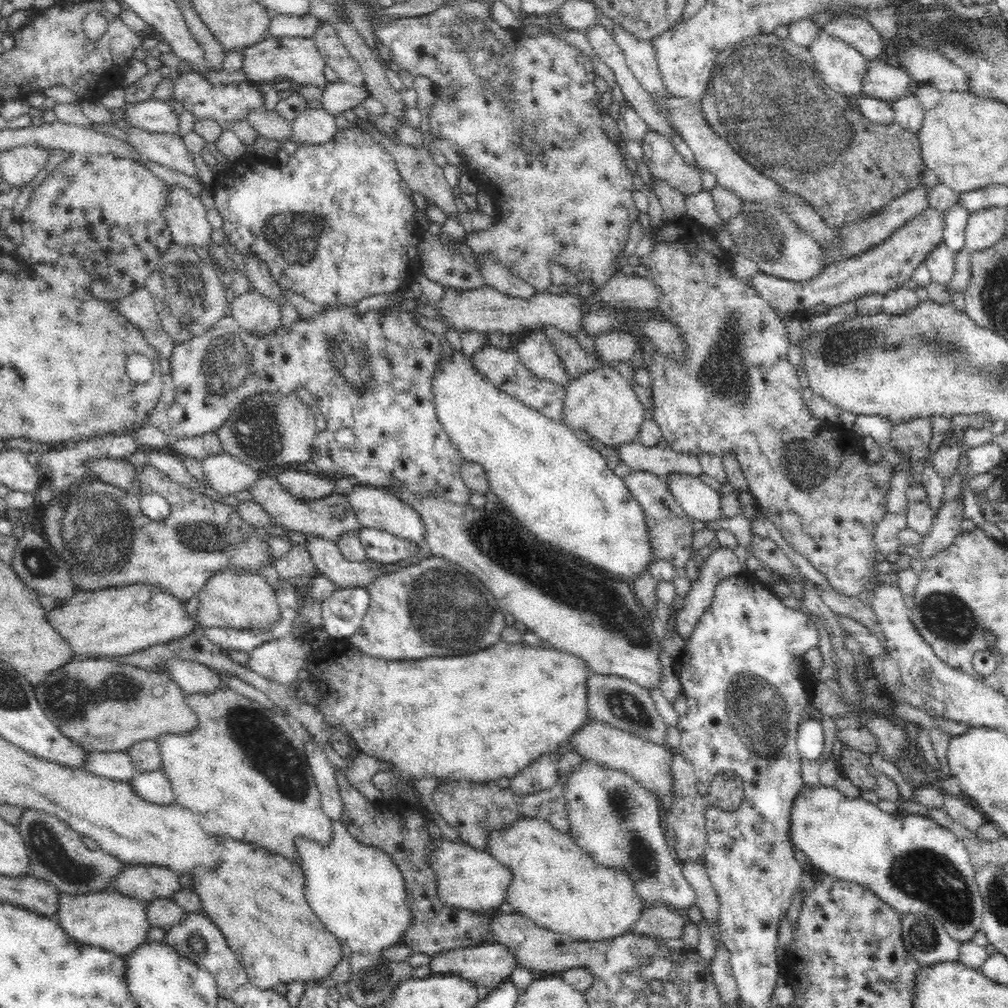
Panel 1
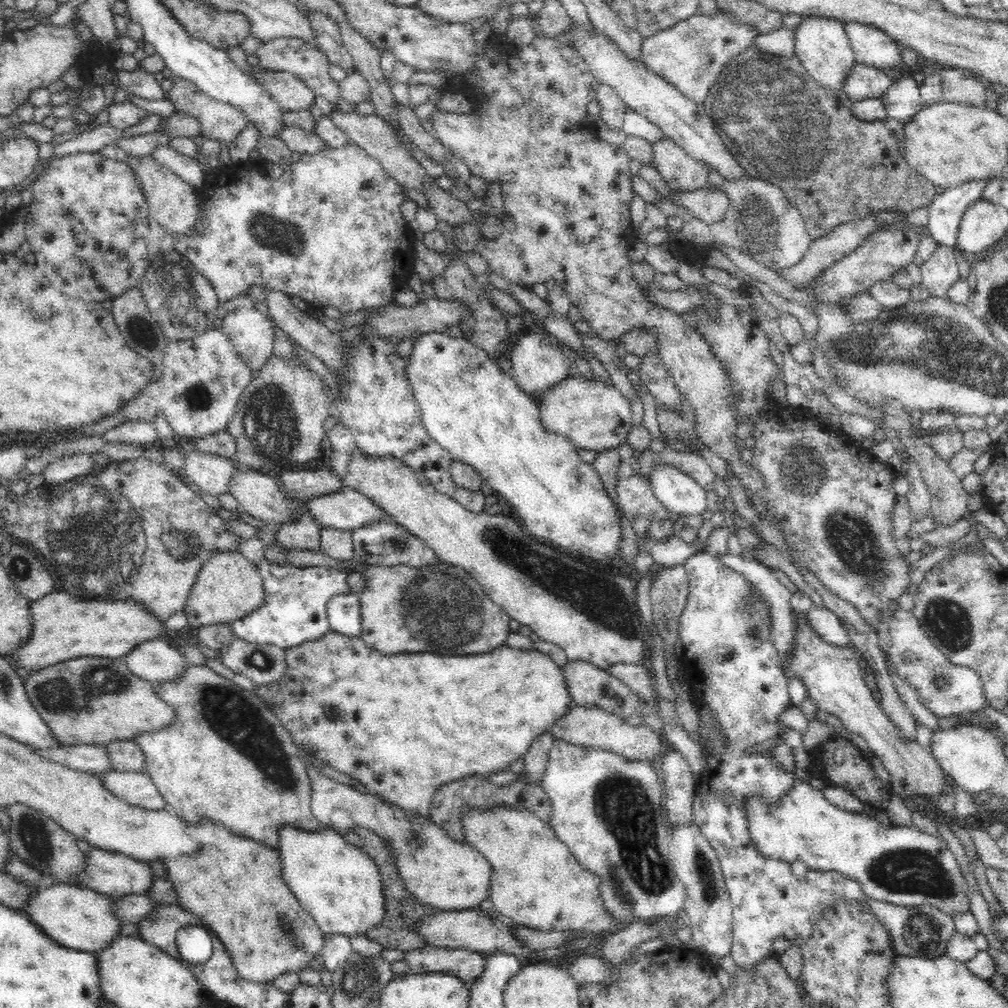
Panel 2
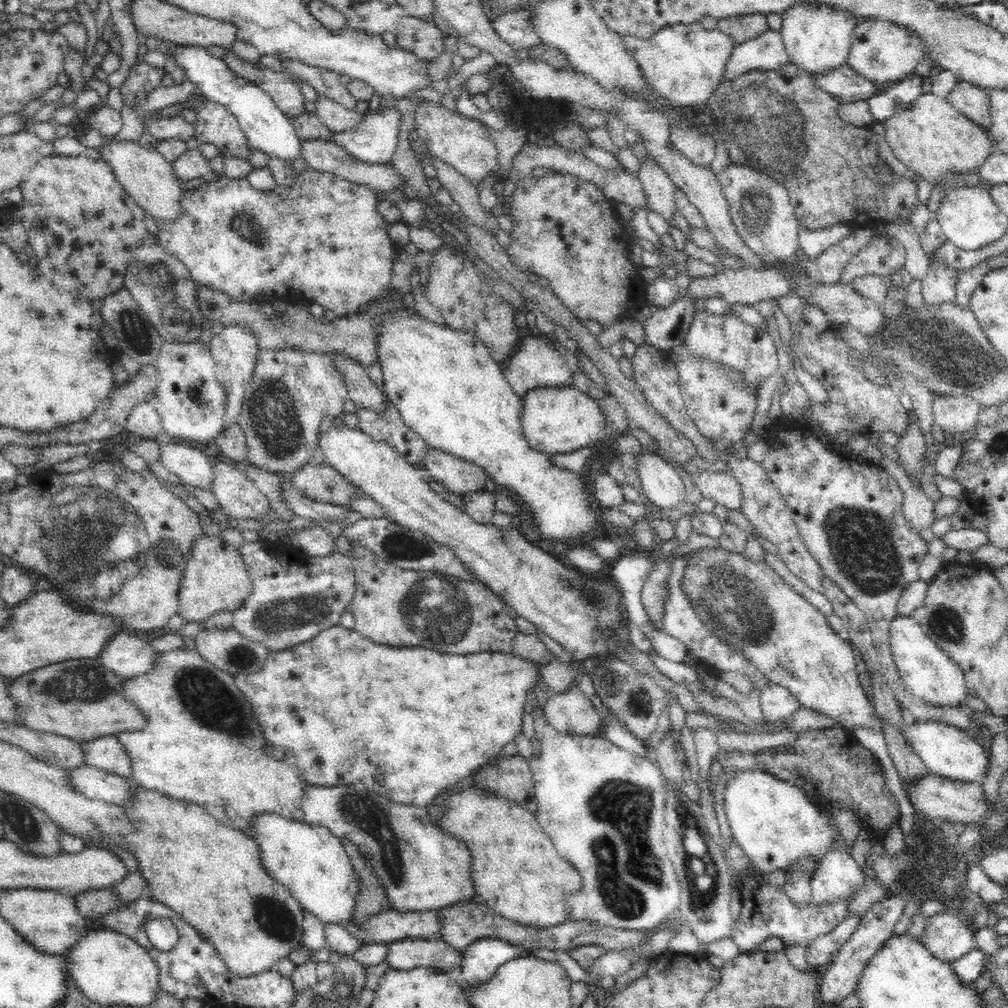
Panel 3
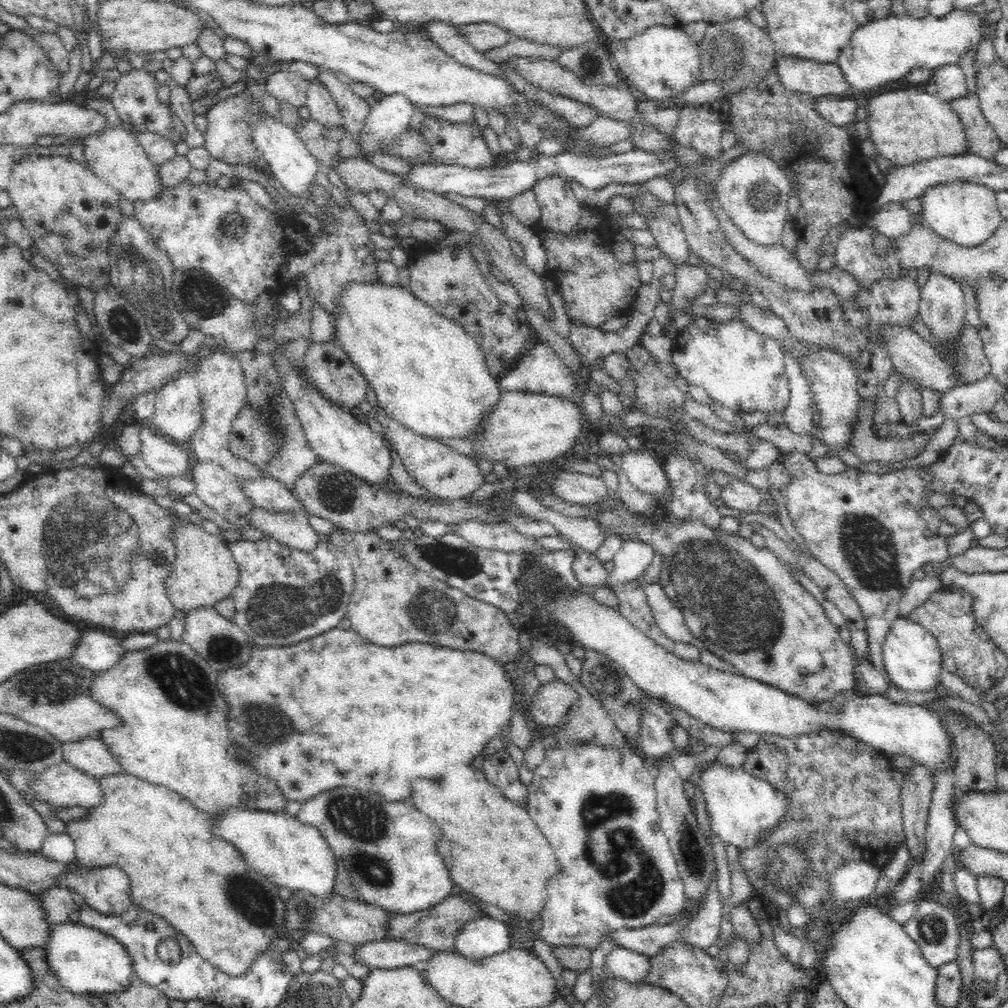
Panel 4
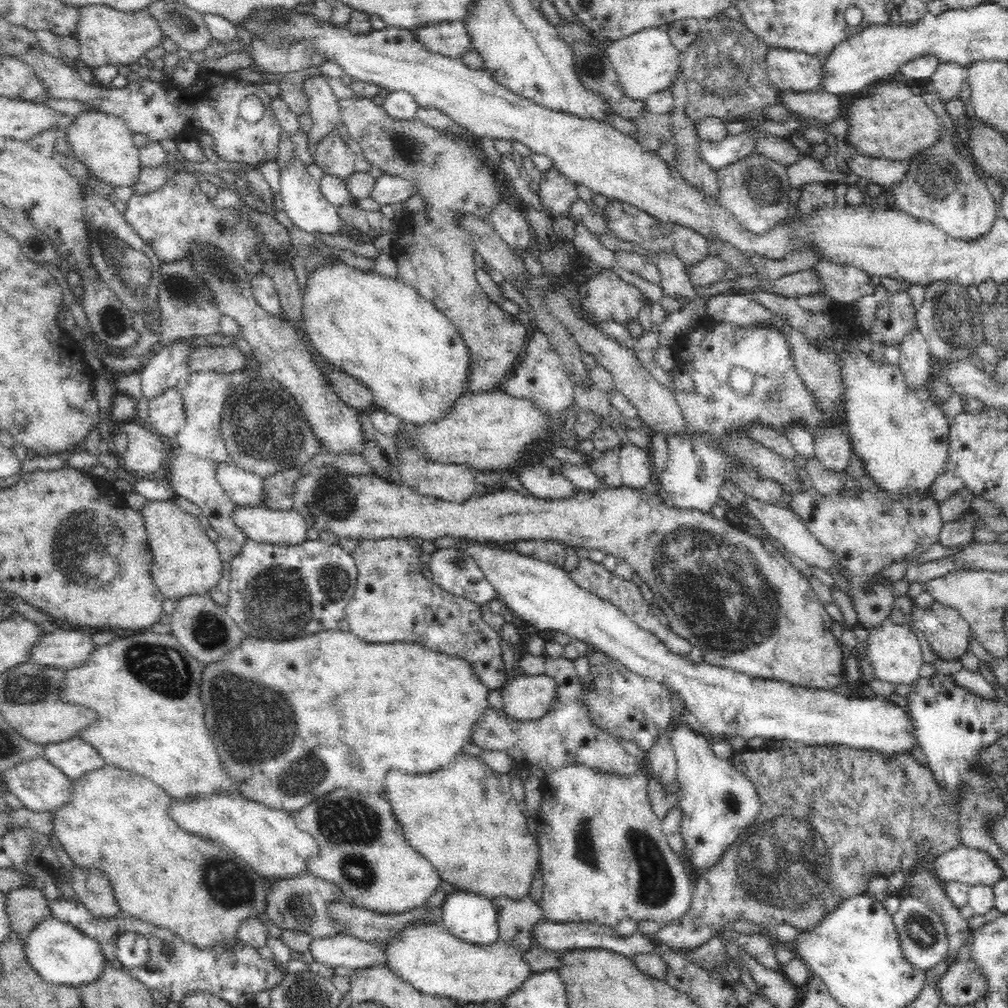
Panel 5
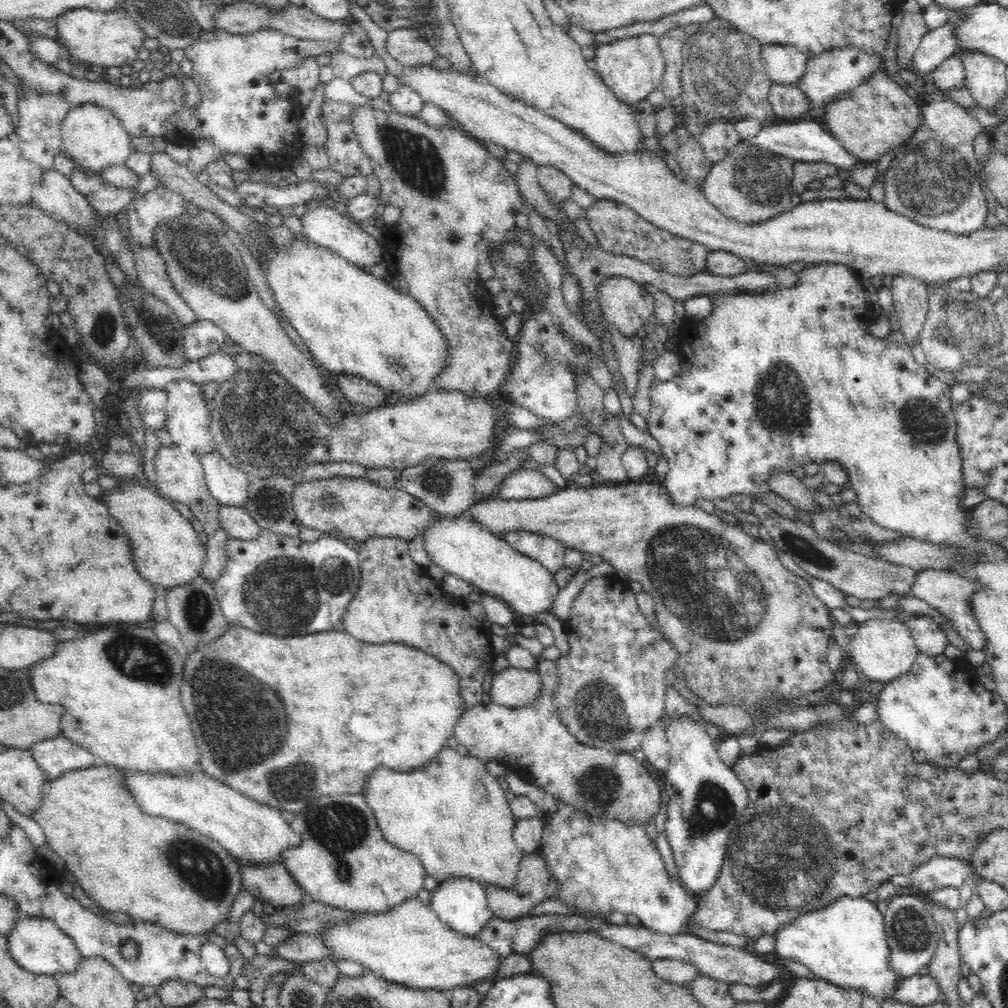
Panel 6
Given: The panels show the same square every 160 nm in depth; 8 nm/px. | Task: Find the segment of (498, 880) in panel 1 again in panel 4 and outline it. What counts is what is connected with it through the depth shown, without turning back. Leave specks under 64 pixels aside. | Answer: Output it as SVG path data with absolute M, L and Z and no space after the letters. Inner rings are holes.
M352 786L337 787L304 800L295 819L319 829L335 859L344 865L360 901L392 914L410 914L441 903L452 894L451 872L438 851L440 829L427 814L408 801L387 802L370 791Z

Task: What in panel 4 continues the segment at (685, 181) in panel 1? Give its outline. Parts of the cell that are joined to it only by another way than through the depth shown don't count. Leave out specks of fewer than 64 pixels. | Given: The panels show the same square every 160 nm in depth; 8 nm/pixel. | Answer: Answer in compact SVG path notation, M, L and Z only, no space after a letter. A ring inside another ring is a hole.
M708 106L684 107L672 138L692 148L701 158L718 158L721 152L720 138L723 133L721 112Z

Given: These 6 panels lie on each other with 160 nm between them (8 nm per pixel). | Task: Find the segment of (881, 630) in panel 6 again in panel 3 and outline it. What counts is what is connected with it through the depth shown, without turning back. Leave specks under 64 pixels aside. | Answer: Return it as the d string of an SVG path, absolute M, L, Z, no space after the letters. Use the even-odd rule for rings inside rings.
M897 616L888 628L891 653L900 679L913 696L934 707L958 708L968 696L966 679L960 666L930 639L923 628L911 616Z

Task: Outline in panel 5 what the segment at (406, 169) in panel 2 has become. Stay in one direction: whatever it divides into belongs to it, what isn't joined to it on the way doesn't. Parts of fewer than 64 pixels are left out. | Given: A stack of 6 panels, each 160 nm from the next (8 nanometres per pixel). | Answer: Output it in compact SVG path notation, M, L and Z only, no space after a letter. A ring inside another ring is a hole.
M322 74L306 77L303 89L313 120L312 128L307 132L307 146L315 147L326 134L336 129L342 122L339 99L332 93L328 78Z

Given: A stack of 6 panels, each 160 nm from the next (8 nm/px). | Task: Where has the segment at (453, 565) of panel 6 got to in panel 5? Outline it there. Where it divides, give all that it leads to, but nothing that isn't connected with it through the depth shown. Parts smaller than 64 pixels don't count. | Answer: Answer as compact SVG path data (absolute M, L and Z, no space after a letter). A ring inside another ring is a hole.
M462 539L451 548L463 550L471 556L484 576L492 583L497 594L497 600L514 612L515 616L529 622L537 630L556 630L568 634L570 638L592 645L594 649L604 652L630 672L634 672L644 679L652 679L657 684L664 684L672 693L677 693L680 700L688 706L688 710L703 725L707 736L714 739L741 737L746 740L763 738L766 740L791 740L804 742L804 746L819 748L821 745L844 745L851 749L866 749L882 752L885 755L898 755L910 753L914 748L916 738L916 725L912 725L910 710L888 704L882 697L851 698L841 696L832 690L813 690L812 688L793 687L792 684L777 680L764 680L753 678L733 672L730 668L718 667L712 664L690 664L690 659L685 656L670 652L657 636L646 632L630 620L615 604L602 600L599 596L580 588L570 574L556 565L536 560L528 555L520 554L510 549L504 549L503 544L490 545L492 542Z

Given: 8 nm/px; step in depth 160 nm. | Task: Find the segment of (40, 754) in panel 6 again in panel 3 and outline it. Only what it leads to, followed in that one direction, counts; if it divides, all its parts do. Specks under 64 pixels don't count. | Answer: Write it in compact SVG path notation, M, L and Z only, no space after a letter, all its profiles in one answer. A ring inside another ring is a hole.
M104 736L83 742L82 745L83 756L86 756L88 766L115 773L116 776L130 777L131 757L116 736Z

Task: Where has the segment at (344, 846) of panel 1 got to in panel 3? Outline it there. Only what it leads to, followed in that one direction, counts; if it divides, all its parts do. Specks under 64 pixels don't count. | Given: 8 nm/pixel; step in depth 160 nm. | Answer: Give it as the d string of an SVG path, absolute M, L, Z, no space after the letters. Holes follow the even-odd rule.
M265 814L258 816L254 828L248 835L259 844L264 870L279 883L284 884L301 906L316 915L325 926L344 925L352 920L359 876L355 873L351 860L344 850L342 840L336 838L328 828L288 820L279 814Z

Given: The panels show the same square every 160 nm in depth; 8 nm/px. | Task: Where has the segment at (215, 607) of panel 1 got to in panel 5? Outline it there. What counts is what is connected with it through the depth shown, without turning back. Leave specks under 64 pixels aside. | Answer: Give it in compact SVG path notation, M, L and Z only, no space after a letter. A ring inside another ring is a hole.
M147 501L140 510L146 520L147 539L149 550L153 556L151 562L152 578L155 587L165 596L175 602L186 595L206 595L212 587L223 578L223 561L220 558L219 548L206 535L205 527L200 524L197 516L192 515L172 501Z

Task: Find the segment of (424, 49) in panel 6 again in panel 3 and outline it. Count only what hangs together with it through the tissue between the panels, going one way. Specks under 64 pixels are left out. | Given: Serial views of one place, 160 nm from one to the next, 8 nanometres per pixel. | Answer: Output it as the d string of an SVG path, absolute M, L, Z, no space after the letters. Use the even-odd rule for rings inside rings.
M529 8L501 14L497 19L491 21L491 25L498 36L515 50L530 49L541 43L539 34L531 24Z

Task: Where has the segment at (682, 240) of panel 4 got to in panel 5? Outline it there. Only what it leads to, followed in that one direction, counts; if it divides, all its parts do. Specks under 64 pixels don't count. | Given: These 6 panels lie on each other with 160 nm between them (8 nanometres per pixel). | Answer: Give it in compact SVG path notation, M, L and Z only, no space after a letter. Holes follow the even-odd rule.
M659 253L657 268L661 274L659 286L663 290L663 296L687 296L693 298L696 288L690 282L684 263L678 259L678 253Z

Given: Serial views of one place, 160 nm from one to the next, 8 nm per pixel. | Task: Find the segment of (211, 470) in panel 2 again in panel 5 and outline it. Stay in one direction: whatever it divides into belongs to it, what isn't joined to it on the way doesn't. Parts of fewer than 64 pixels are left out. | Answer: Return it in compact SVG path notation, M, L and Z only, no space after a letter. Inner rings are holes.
M136 420L125 422L120 432L129 436L127 449L121 455L115 454L122 469L143 476L166 465L172 444L149 426Z

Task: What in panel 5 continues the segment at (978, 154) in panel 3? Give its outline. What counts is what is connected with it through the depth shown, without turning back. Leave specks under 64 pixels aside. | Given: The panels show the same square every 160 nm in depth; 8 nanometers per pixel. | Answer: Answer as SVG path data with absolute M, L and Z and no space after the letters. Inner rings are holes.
M884 82L878 84L872 96L862 96L846 108L848 121L847 142L858 154L872 158L910 162L916 154L927 150L942 139L942 125L922 95L908 83Z

